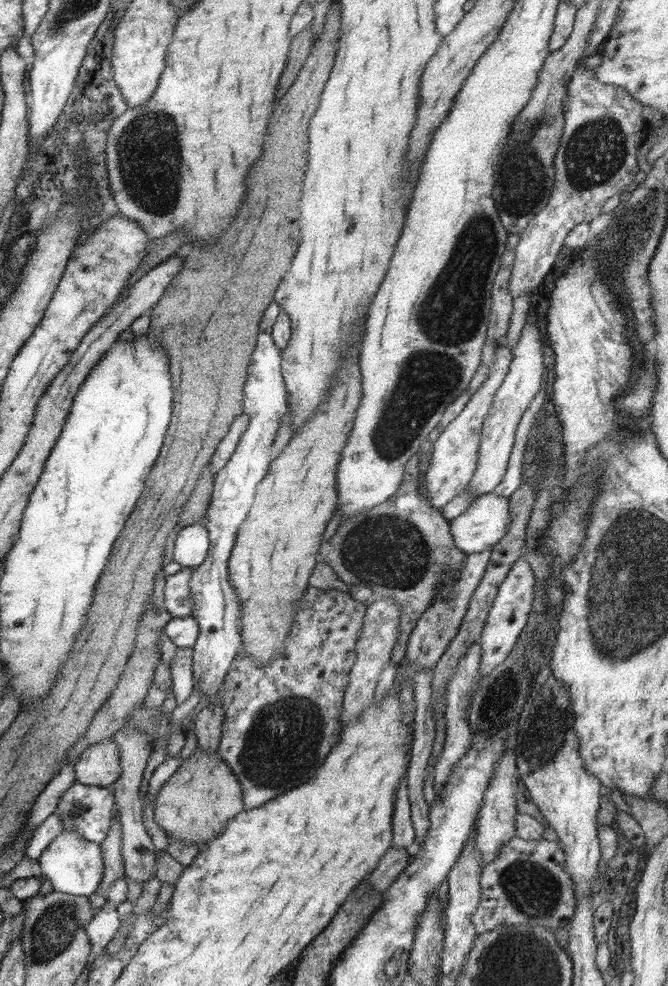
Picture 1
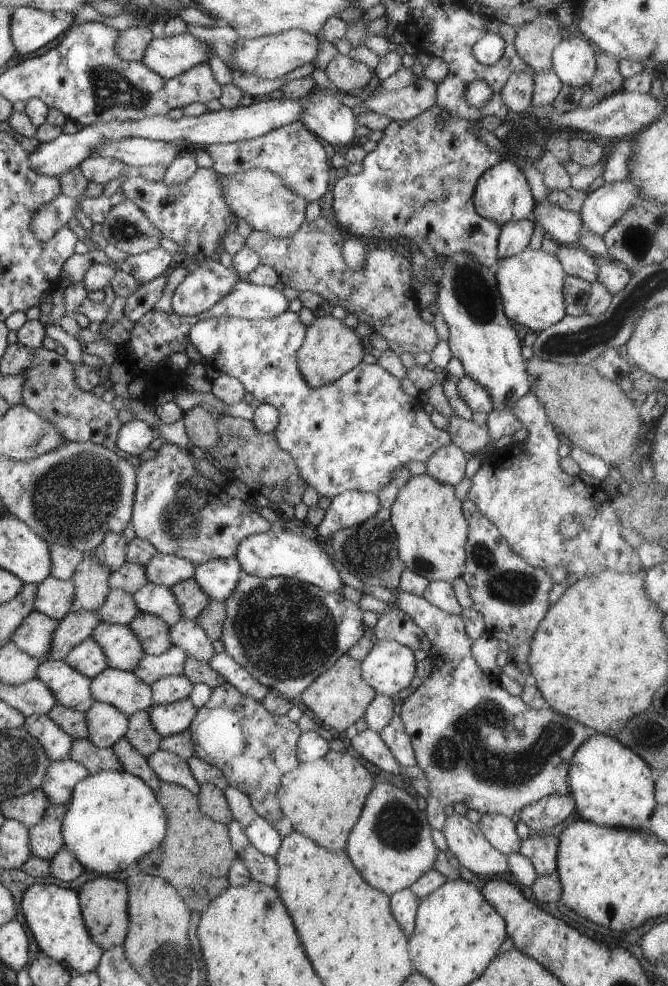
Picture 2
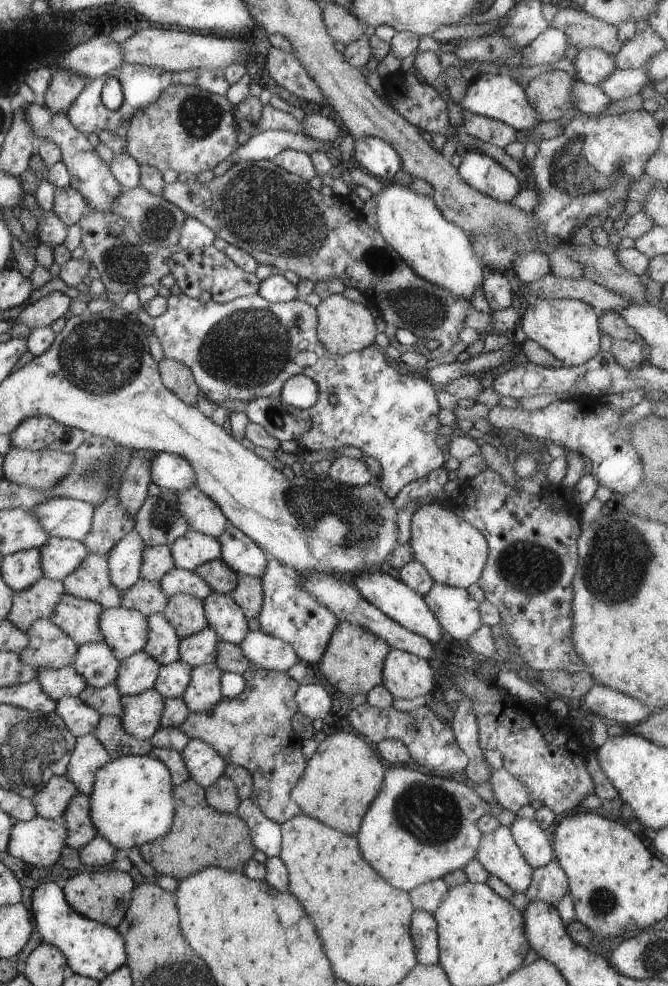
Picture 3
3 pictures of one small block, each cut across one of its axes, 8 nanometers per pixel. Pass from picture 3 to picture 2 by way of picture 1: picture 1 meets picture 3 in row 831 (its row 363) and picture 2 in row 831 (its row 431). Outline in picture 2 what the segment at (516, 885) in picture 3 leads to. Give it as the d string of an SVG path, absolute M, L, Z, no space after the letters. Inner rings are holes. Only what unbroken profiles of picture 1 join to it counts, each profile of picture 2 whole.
M454 812L447 816L442 833L448 844L447 851L458 865L486 878L507 876L506 855L496 850L484 838L478 823L471 822L466 815Z

